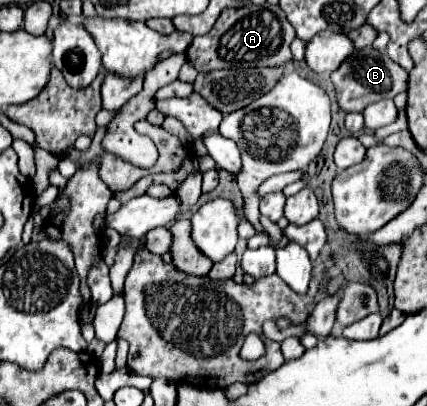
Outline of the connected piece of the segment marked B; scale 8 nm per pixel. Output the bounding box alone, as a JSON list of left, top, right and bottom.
[331,47,407,111]

